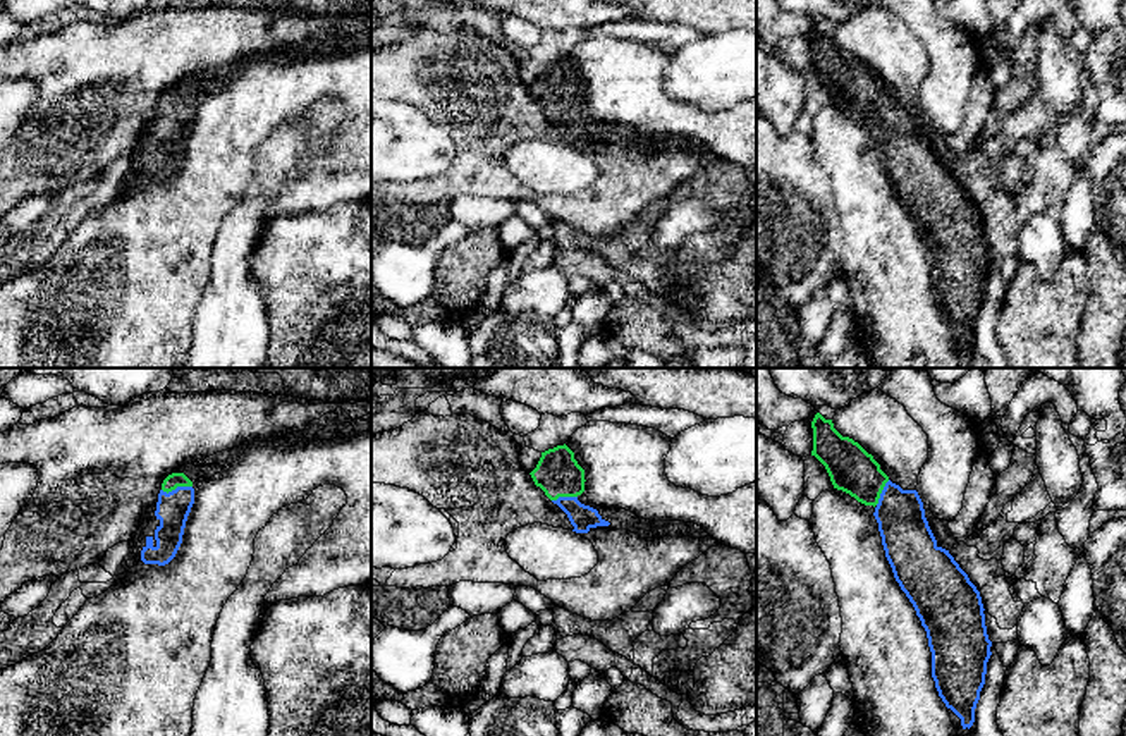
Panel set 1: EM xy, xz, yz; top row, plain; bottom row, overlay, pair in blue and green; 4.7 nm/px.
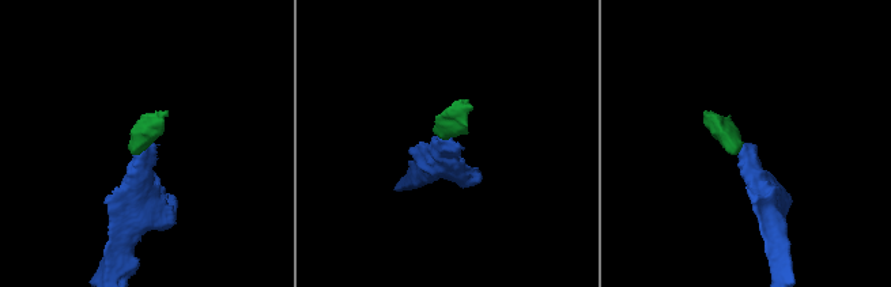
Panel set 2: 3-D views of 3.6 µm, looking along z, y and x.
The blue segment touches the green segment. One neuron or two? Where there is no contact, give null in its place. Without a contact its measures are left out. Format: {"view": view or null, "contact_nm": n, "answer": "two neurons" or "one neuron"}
{"view": "xy", "contact_nm": 150, "answer": "one neuron"}

